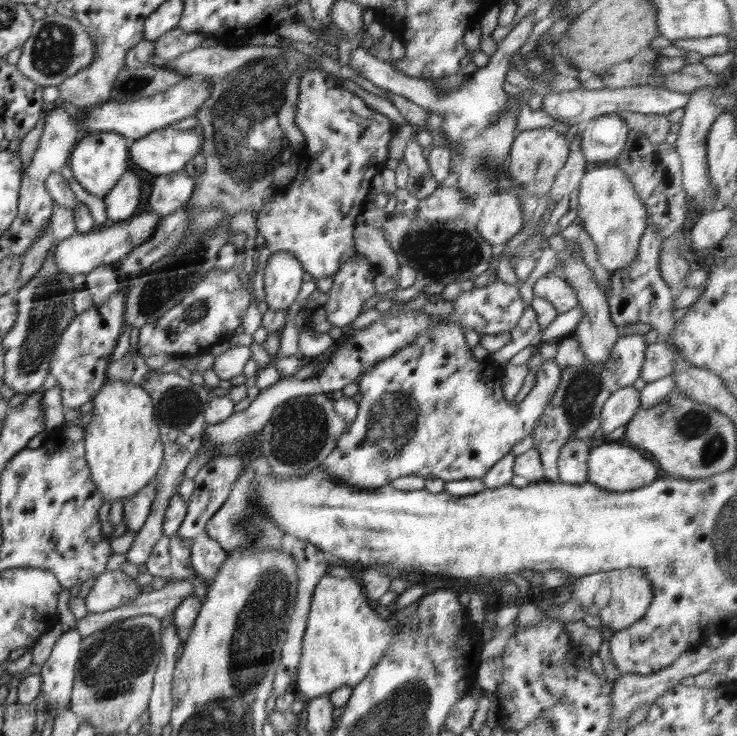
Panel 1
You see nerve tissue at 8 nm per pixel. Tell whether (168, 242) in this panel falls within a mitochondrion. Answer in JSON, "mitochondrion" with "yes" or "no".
{"mitochondrion":"yes"}

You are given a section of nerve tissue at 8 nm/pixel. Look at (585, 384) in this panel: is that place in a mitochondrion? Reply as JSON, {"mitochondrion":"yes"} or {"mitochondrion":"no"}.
{"mitochondrion":"yes"}

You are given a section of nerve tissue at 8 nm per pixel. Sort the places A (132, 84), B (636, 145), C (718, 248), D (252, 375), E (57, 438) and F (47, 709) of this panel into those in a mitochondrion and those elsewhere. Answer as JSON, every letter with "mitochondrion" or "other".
{"A":"mitochondrion","B":"other","C":"other","D":"other","E":"other","F":"other"}

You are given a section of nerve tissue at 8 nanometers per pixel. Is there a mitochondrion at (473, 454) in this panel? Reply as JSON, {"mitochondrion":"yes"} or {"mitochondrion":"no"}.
{"mitochondrion":"no"}

